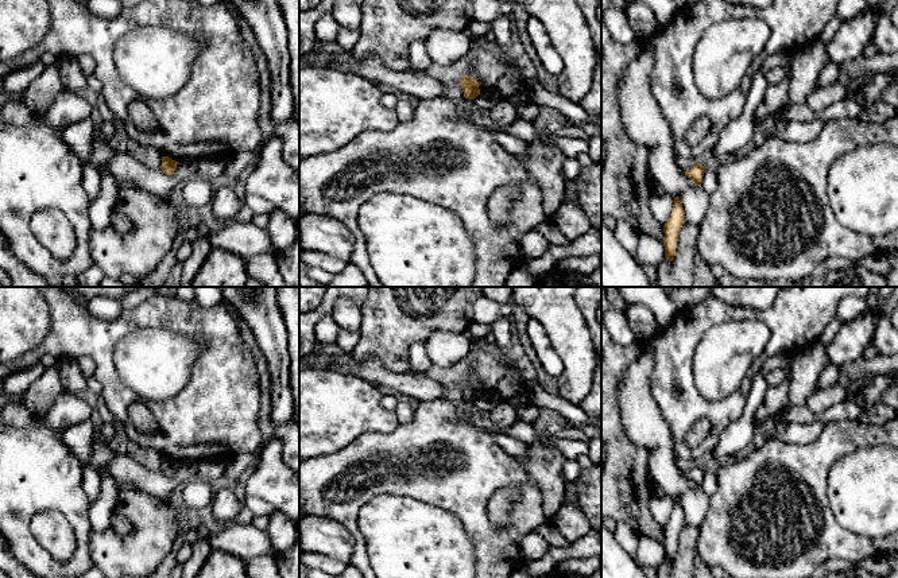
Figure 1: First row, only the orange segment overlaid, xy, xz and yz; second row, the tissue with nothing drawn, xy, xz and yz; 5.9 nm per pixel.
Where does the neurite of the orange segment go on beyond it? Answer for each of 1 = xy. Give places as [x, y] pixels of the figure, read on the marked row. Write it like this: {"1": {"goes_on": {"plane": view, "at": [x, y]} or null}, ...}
{"1": {"goes_on": null}}

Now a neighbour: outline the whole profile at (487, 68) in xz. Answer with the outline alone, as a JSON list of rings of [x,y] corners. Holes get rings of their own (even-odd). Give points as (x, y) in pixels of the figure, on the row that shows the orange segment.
[[[467,35],[472,44],[469,54],[471,69],[467,75],[473,77],[479,82],[480,93],[496,90],[500,78],[508,73],[520,81],[526,79],[512,61],[504,59],[500,53],[492,53],[487,49],[485,36]]]

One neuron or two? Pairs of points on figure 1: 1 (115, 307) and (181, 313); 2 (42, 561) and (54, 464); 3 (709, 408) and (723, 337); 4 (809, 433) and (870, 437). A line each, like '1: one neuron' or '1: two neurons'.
1: two neurons
2: one neuron
3: two neurons
4: two neurons

